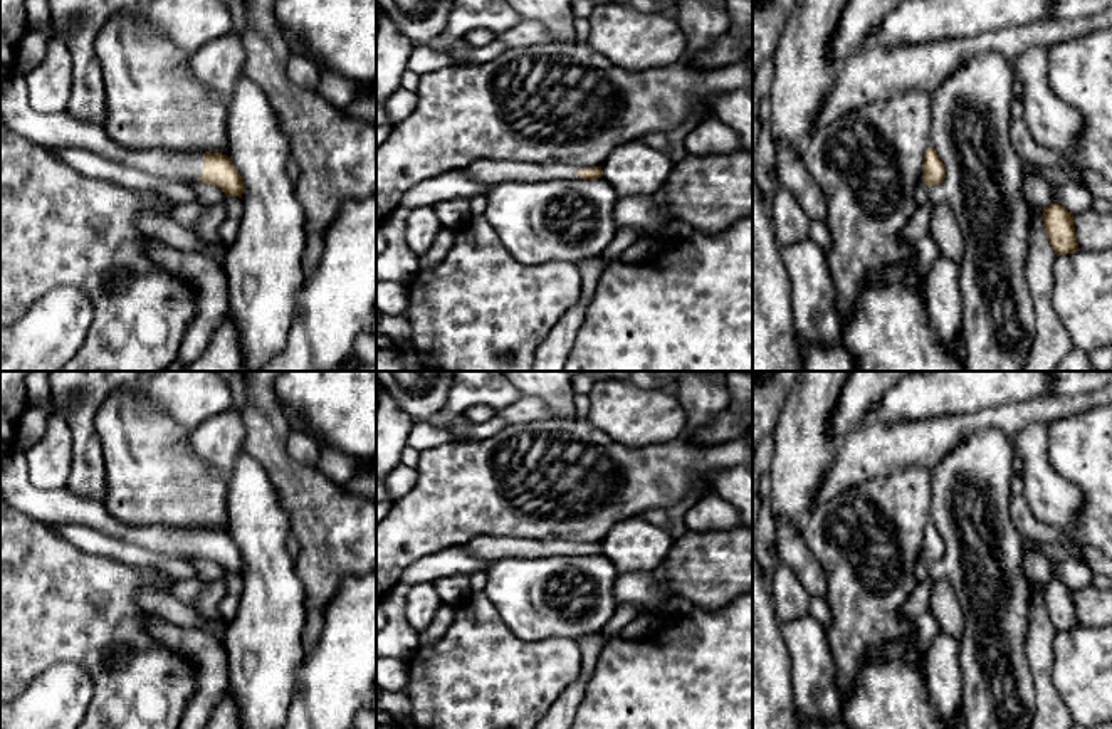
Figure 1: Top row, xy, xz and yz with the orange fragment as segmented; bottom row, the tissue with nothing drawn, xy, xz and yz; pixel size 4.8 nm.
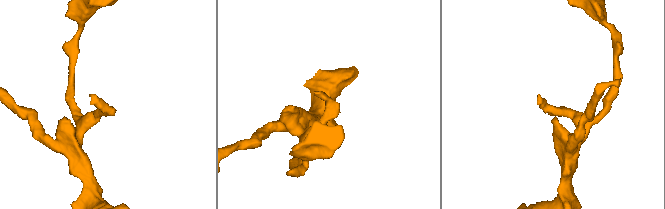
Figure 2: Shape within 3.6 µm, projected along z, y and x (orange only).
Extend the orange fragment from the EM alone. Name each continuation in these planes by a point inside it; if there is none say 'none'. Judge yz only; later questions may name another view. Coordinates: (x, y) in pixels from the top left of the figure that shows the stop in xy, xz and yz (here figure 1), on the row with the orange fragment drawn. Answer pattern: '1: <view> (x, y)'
1: yz (921, 195)

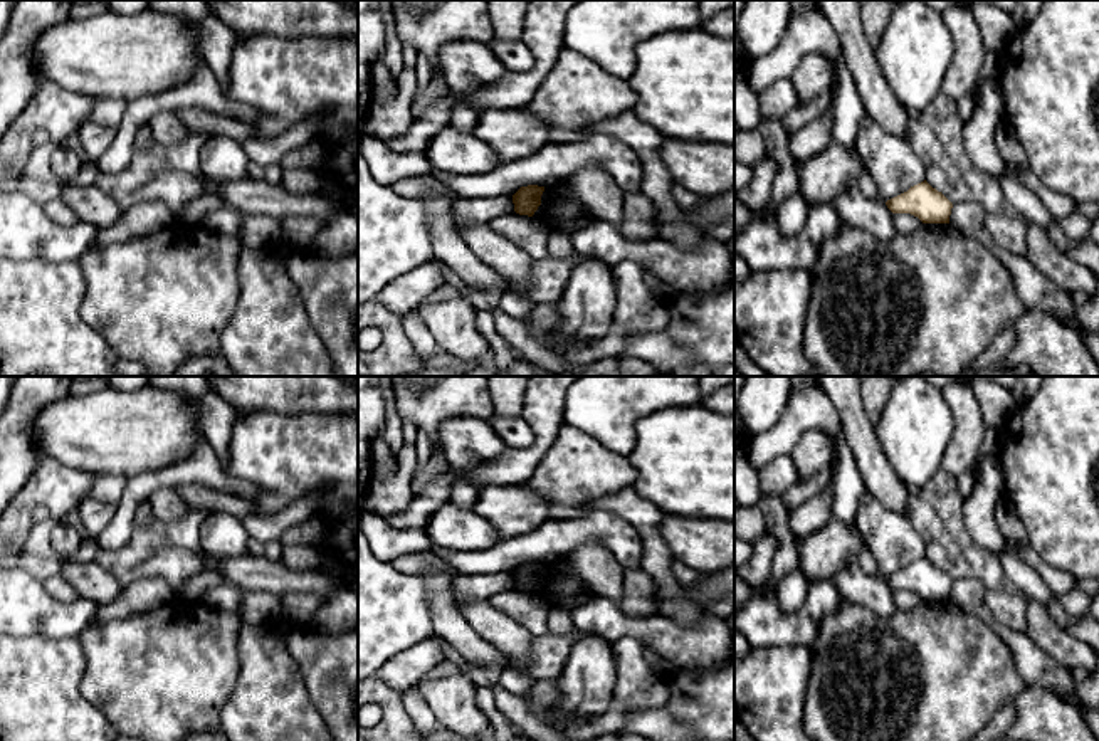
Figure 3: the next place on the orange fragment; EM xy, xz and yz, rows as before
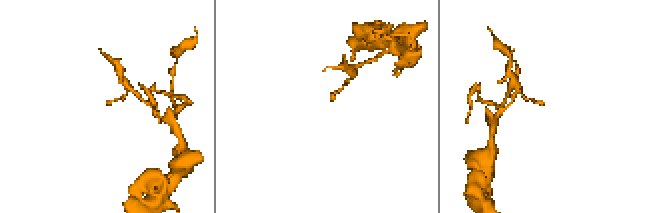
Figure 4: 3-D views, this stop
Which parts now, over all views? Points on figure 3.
none

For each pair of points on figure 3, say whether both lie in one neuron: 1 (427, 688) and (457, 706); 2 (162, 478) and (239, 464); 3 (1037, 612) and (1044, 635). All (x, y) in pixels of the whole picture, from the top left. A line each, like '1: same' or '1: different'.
1: same
2: different
3: same

